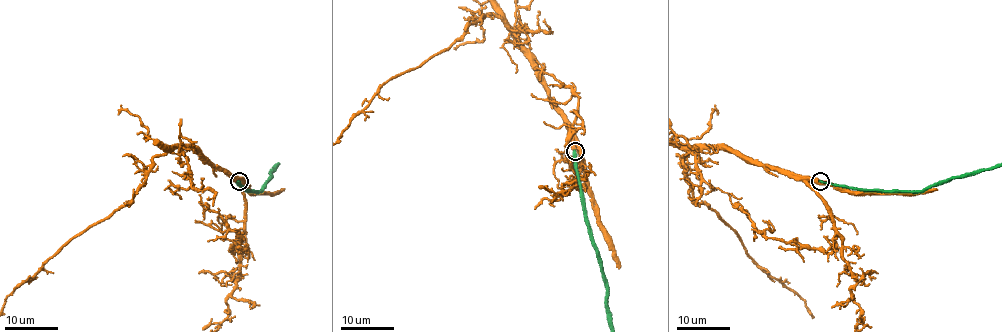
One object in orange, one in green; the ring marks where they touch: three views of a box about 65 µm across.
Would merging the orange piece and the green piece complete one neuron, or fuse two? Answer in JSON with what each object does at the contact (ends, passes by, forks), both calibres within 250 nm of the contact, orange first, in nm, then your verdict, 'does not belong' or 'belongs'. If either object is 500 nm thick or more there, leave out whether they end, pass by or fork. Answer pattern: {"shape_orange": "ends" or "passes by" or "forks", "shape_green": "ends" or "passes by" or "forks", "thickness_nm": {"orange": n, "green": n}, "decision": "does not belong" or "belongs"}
{"shape_orange": "ends", "shape_green": "ends", "thickness_nm": {"orange": 280, "green": 320}, "decision": "belongs"}

